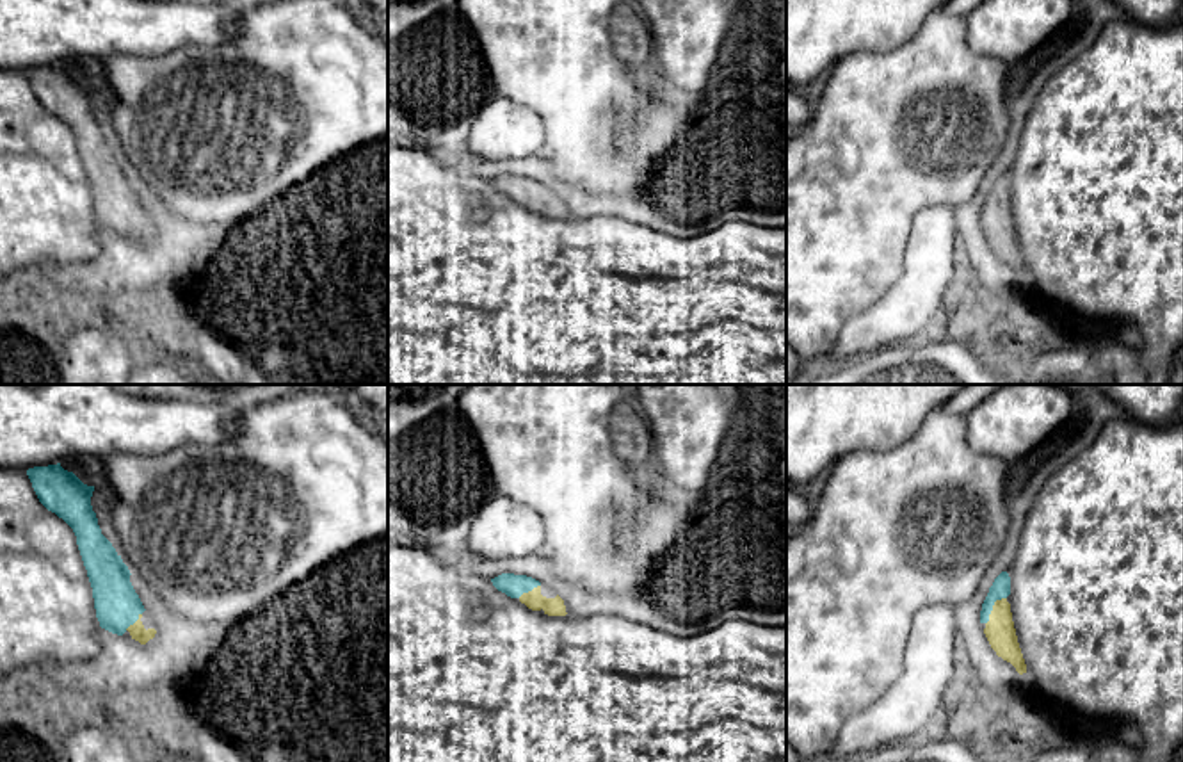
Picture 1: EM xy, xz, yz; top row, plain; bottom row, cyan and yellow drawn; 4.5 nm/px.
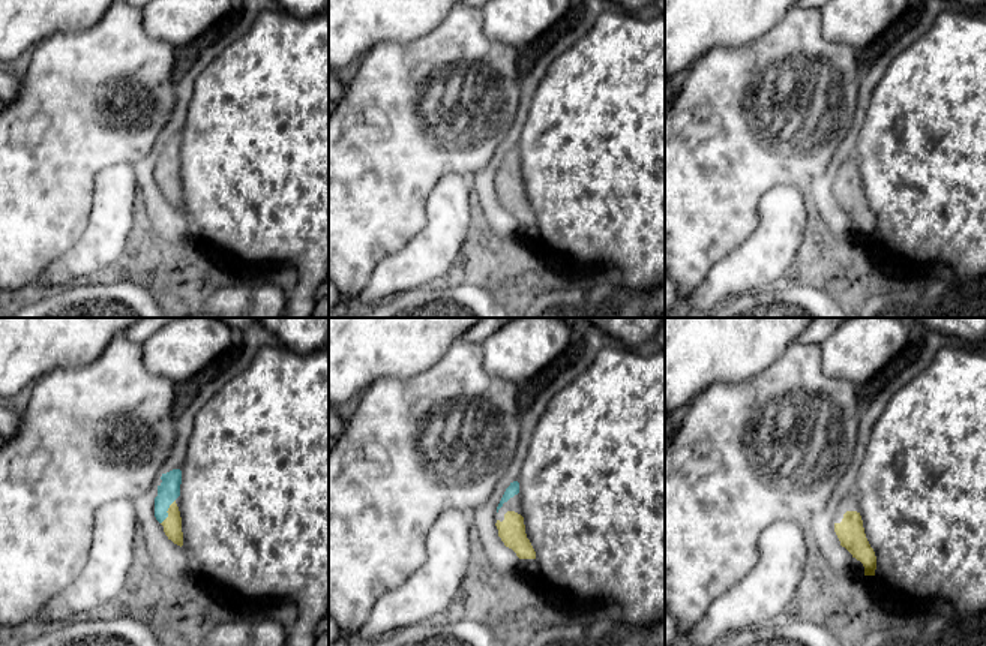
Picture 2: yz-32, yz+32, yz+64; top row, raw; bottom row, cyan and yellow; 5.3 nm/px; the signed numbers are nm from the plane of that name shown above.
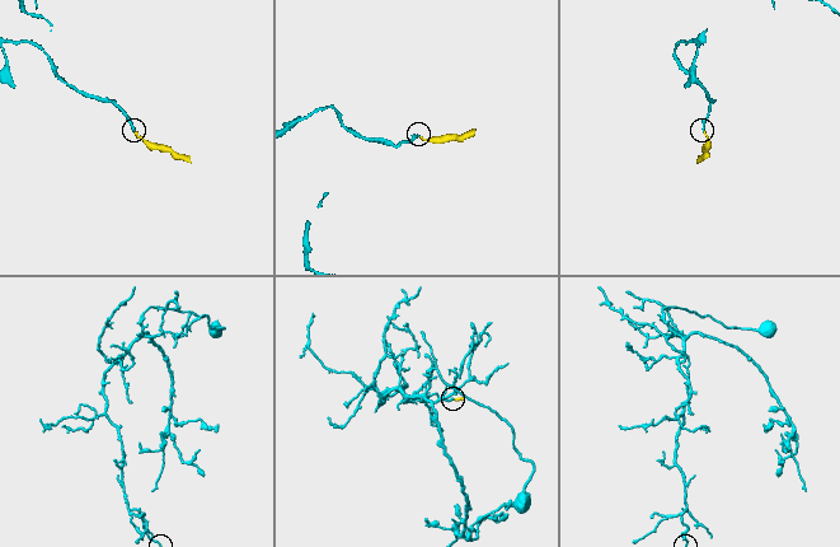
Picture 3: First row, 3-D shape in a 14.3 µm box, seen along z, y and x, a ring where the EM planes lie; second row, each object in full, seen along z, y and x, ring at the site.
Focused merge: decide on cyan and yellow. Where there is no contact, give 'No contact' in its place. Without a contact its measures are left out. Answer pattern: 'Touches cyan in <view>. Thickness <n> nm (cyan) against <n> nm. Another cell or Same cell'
Touches cyan in yz. Thickness 90 nm (cyan) against 140 nm. Same cell

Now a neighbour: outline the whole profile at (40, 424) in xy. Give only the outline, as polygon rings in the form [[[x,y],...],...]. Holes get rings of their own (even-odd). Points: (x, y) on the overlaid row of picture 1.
[[[0,385],[0,468],[28,470],[64,459],[94,465],[114,454],[160,456],[190,442],[215,445],[242,411],[224,402],[130,397],[112,385]]]

